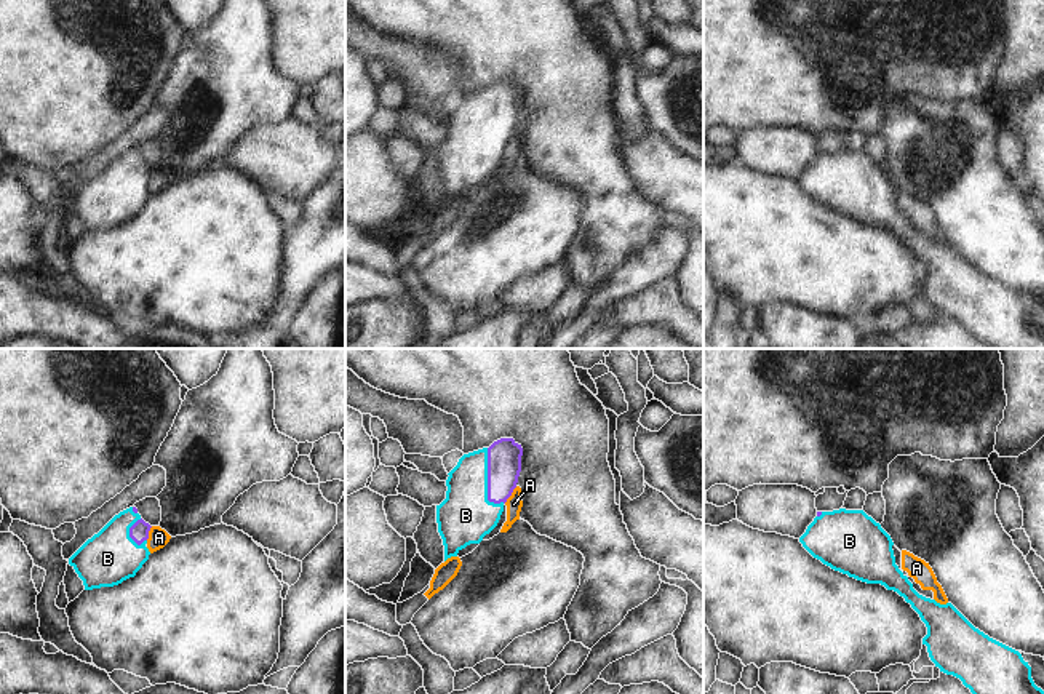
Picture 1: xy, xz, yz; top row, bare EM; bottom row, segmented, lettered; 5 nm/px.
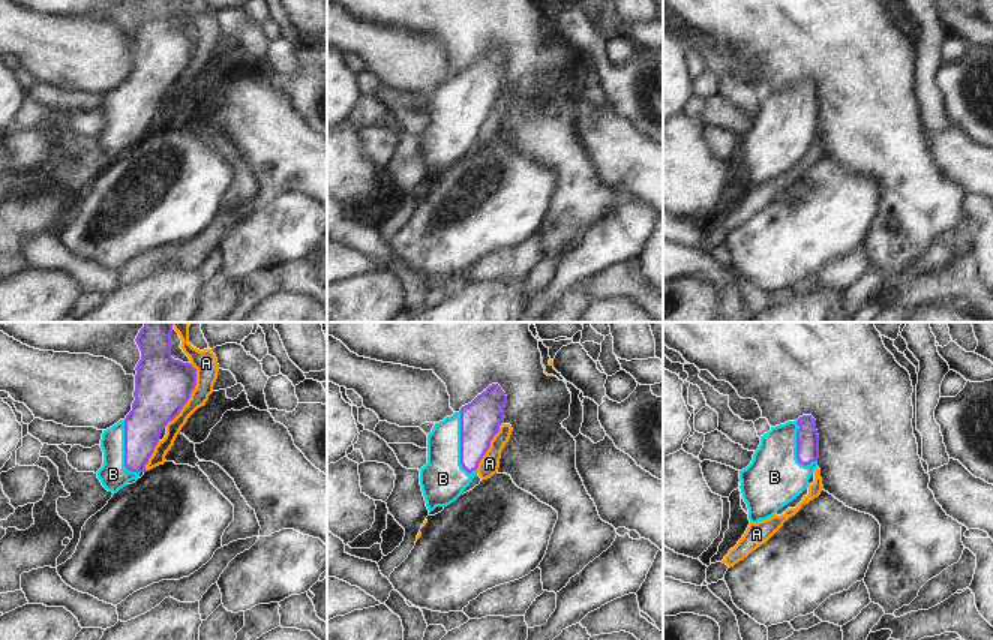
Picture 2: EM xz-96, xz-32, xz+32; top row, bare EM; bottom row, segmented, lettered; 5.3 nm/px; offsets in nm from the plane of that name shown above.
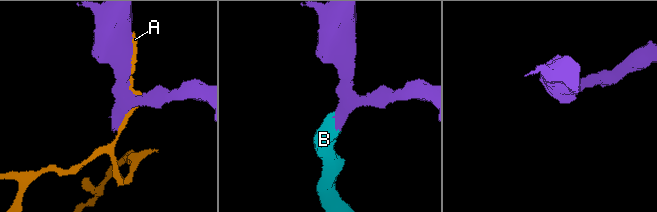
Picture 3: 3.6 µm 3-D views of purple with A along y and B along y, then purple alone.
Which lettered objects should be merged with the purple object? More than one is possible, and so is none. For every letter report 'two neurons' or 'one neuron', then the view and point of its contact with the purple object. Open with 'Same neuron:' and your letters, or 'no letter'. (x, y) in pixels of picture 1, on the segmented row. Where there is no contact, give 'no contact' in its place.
Same neuron: B
A: two neurons | xz (510, 494)
B: one neuron | xz (488, 480)

